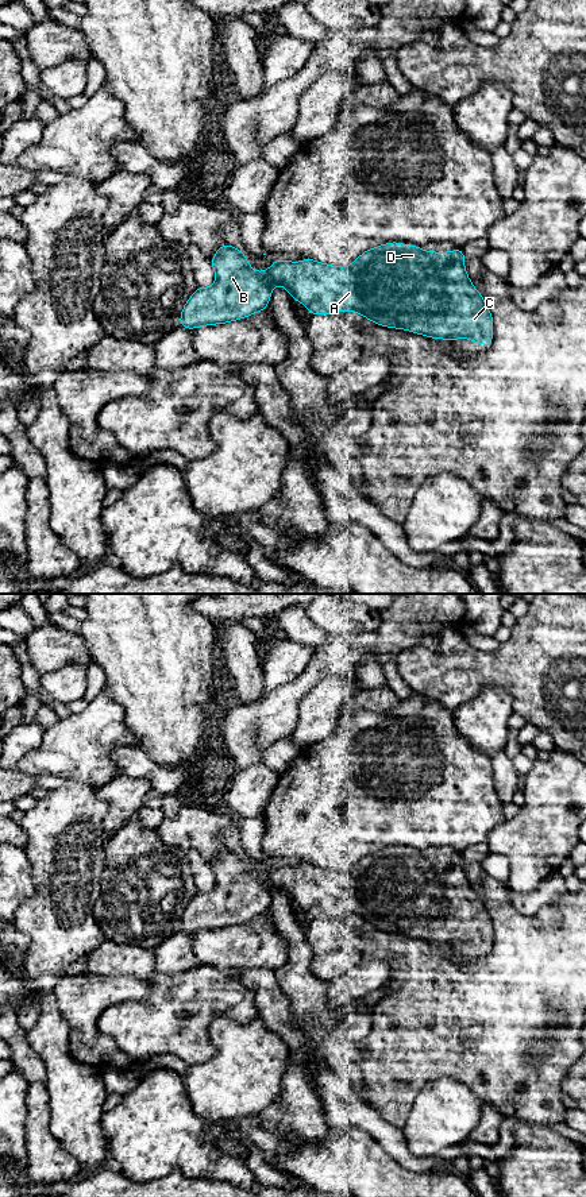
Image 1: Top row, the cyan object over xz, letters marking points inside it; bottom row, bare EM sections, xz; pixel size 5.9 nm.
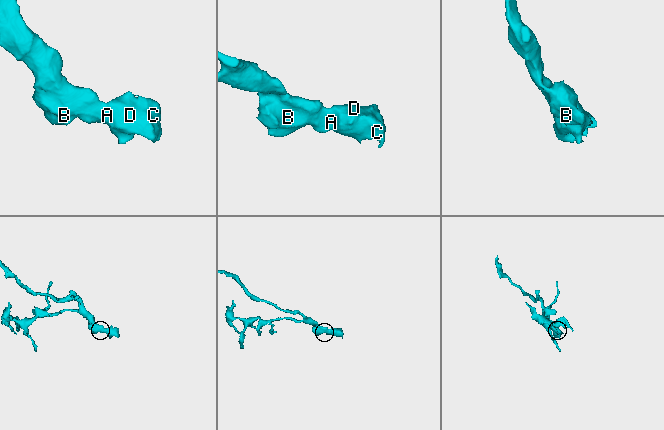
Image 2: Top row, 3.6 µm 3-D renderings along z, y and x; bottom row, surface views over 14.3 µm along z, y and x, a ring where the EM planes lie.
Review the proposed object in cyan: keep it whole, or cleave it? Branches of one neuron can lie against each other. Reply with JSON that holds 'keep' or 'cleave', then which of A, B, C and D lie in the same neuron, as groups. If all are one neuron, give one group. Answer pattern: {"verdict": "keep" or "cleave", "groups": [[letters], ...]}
{"verdict": "keep", "groups": [["A", "B", "C", "D"]]}

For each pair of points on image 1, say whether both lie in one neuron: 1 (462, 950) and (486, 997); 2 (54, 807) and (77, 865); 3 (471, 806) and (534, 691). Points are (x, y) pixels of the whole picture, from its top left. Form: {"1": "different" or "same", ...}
{"1": "different", "2": "same", "3": "different"}

